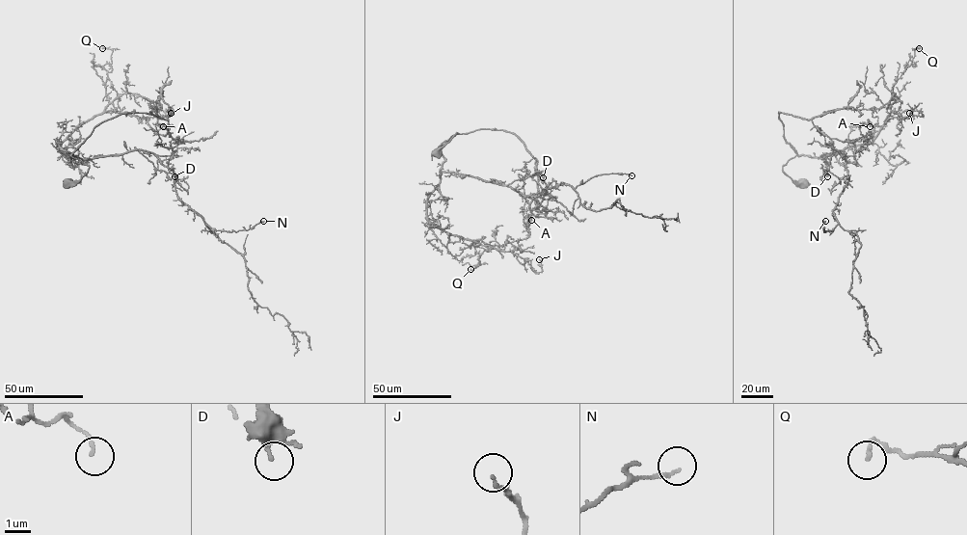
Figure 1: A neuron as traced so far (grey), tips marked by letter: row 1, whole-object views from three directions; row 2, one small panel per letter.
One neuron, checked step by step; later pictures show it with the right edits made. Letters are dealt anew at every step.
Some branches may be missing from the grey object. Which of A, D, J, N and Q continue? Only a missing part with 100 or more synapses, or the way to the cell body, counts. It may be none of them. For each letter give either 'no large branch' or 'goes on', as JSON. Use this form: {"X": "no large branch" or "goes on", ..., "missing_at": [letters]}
{"A": "no large branch", "D": "no large branch", "J": "no large branch", "N": "no large branch", "Q": "no large branch", "missing_at": []}

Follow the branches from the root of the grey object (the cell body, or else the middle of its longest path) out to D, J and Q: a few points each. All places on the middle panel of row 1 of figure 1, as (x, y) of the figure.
D: (436, 153), (457, 133), (439, 147), (445, 160), (442, 171), (503, 185), (535, 173), (543, 177)
J: (436, 153), (457, 133), (439, 147), (445, 161), (427, 218), (524, 257), (536, 272), (539, 259)
Q: (436, 153), (457, 133), (439, 147), (445, 161), (427, 217), (450, 233), (477, 240), (480, 264), (470, 269)

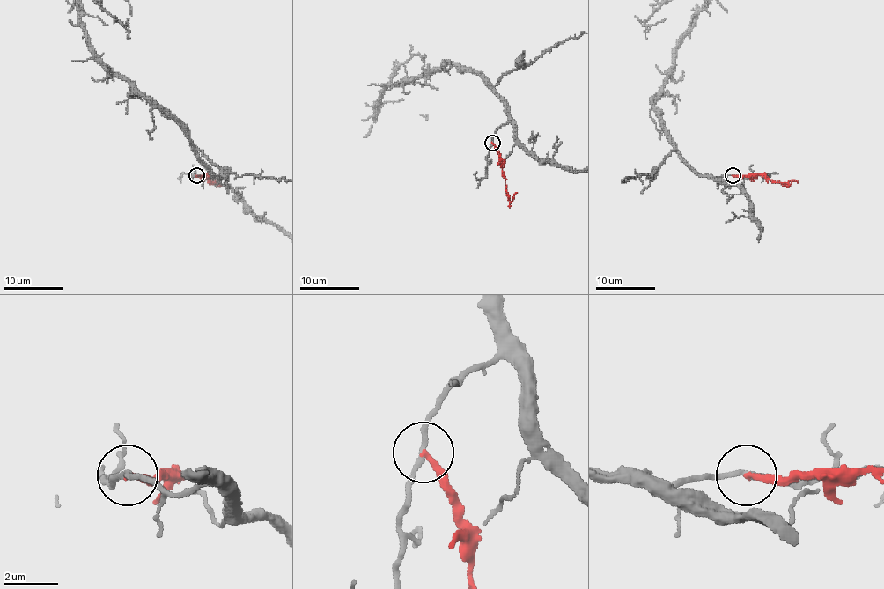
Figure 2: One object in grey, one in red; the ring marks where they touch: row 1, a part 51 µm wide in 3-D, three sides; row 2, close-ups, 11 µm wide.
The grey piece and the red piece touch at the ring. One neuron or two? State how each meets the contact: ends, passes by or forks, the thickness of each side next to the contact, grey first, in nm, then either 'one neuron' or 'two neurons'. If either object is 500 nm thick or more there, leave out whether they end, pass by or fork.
grey passes by; red ends there; 180 nm thick on the grey side, 200 nm on the other; two neurons

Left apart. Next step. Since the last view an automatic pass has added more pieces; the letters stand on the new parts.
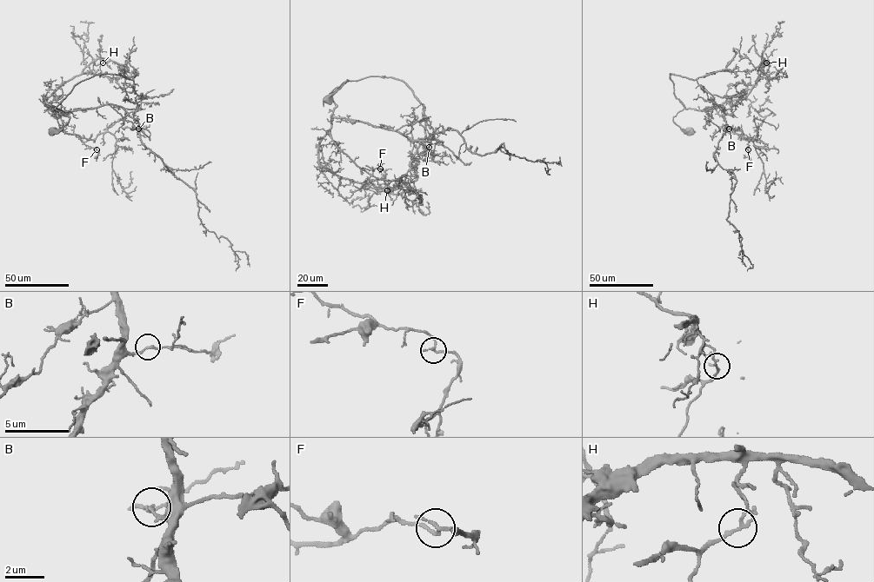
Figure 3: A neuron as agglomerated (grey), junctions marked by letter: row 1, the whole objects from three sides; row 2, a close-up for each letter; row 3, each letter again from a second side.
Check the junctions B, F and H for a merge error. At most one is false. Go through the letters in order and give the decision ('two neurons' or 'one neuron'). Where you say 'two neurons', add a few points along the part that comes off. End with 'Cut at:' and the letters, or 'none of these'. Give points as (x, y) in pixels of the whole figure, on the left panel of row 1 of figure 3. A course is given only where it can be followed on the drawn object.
B: one neuron
F: one neuron
H: one neuron
Cut at: none of these

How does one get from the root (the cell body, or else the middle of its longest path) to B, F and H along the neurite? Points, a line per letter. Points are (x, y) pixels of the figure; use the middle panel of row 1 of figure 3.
B: (327, 100), (348, 80), (330, 93), (336, 106), (333, 116), (397, 130), (411, 140), (427, 141), (429, 146)
F: (327, 100), (348, 80), (330, 93), (336, 106), (331, 115), (330, 137), (361, 170), (380, 168)
H: (327, 100), (348, 80), (330, 93), (336, 107), (331, 128), (320, 142), (319, 162), (341, 177), (387, 190)

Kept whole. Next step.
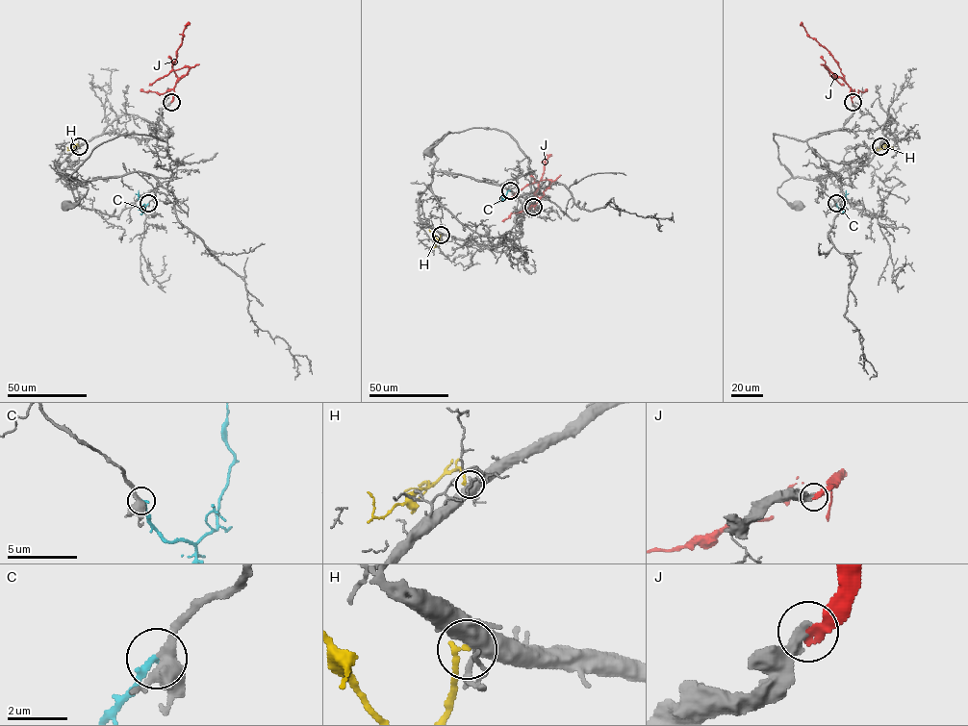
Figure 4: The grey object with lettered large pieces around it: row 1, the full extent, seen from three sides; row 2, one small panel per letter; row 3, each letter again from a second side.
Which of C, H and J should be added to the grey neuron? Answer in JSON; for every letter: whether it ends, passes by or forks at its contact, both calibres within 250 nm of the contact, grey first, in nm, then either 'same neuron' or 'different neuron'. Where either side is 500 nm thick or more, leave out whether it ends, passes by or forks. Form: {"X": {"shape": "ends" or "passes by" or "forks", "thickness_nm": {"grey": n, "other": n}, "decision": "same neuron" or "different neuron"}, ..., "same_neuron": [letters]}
{"C": {"shape": "ends", "thickness_nm": {"grey": 360, "other": 240}, "decision": "same neuron"}, "H": {"shape": "ends", "thickness_nm": {"grey": 440, "other": 190}, "decision": "different neuron"}, "J": {"shape": "ends", "thickness_nm": {"grey": 360, "other": 320}, "decision": "same neuron"}, "same_neuron": ["C", "J"]}

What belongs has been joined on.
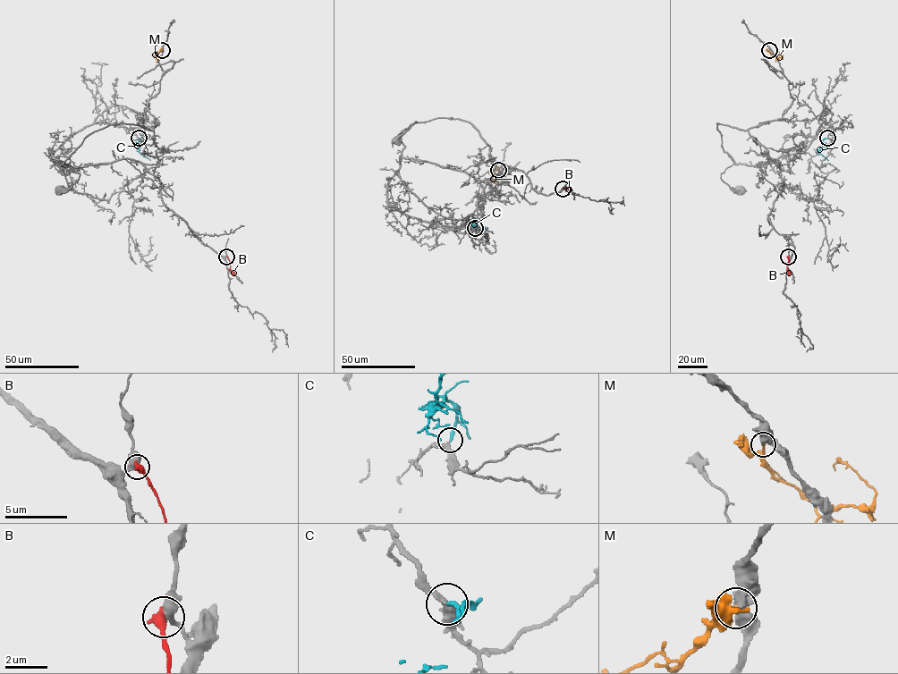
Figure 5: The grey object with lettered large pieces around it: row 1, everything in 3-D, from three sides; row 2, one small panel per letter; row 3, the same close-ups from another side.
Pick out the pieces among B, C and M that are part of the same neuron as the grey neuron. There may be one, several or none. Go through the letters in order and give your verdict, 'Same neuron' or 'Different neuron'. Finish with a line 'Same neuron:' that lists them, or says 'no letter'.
B: Different neuron
C: Same neuron
M: Different neuron
Same neuron: C

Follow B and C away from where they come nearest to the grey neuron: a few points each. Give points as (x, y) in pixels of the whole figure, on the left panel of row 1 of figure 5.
B: (226, 256), (234, 276)
C: (139, 139), (139, 151), (150, 160)

